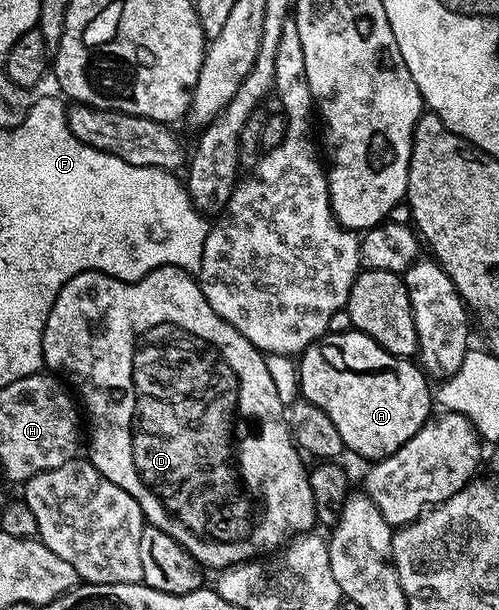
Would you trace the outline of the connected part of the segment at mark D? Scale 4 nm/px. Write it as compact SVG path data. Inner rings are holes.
M167 266L149 272L142 280L117 280L115 276L101 274L73 276L60 290L48 314L42 339L42 363L51 373L62 374L62 371L66 371L65 379L78 387L77 395L80 400L82 395L86 403L86 412L90 415L90 463L100 470L100 474L104 474L104 478L108 478L108 482L116 482L120 490L136 498L149 527L172 534L172 538L176 538L176 542L180 542L180 546L184 546L184 550L188 550L188 554L192 554L192 558L196 558L203 569L225 570L236 564L244 564L247 560L265 557L279 551L291 538L309 533L313 529L310 527L315 527L318 515L312 498L310 474L307 465L302 465L303 455L290 435L284 405L280 402L280 394L276 394L272 374L268 374L266 356L252 346L248 338L228 326L228 322L224 322L224 318L220 318L212 306L208 306L201 283L191 273Z

